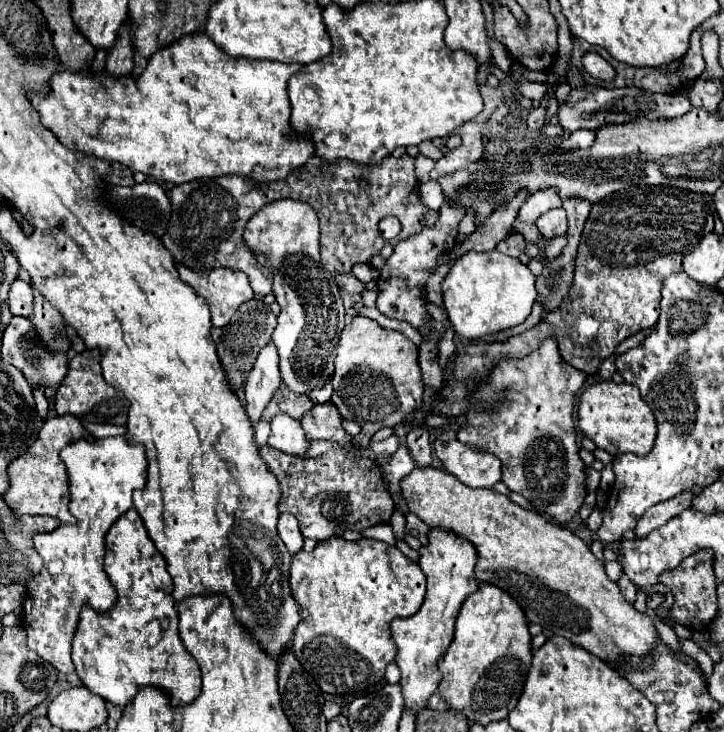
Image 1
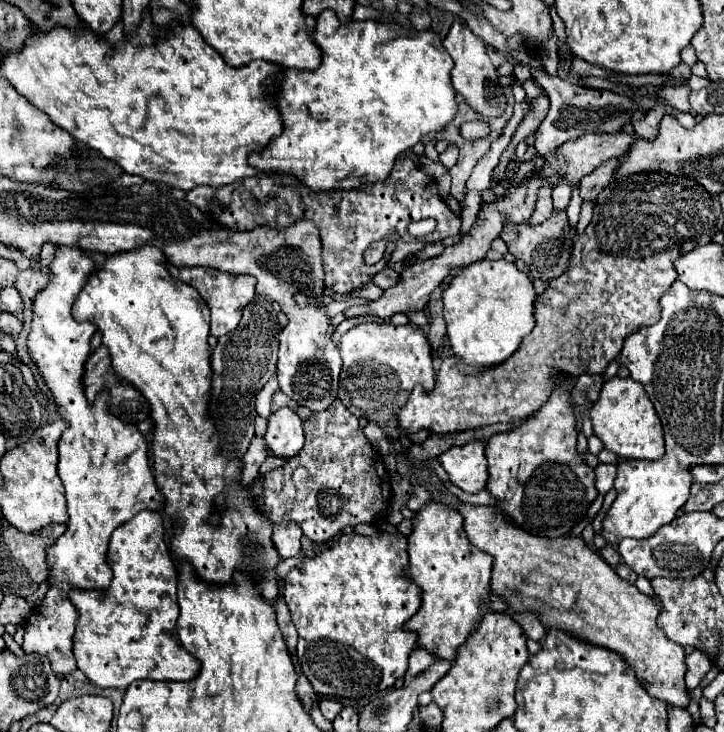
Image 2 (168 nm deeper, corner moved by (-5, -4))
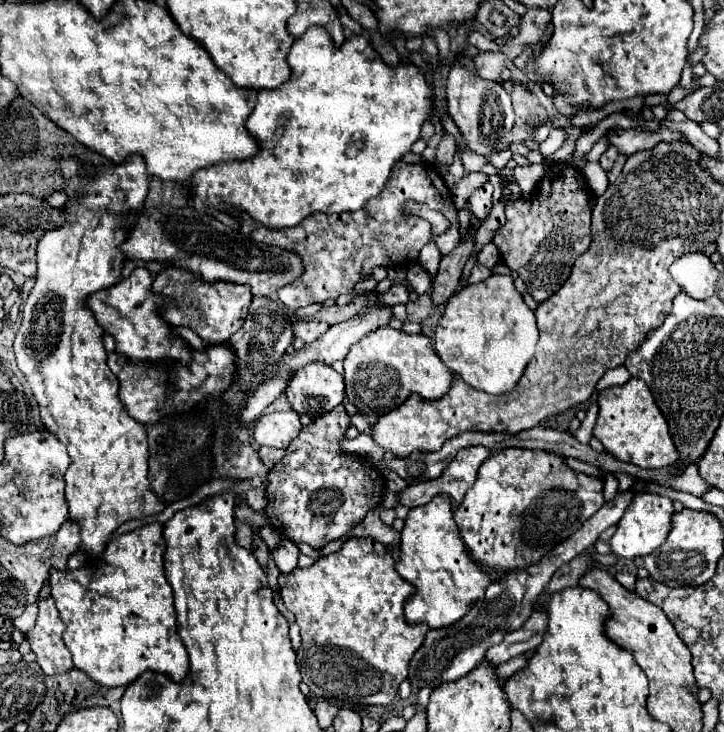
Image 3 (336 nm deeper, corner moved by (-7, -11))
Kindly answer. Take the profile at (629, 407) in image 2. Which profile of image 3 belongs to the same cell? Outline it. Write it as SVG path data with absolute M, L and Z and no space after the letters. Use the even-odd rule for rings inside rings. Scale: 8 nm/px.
M631 378L623 386L613 386L599 392L597 404L599 404L599 414L597 414L597 424L593 428L593 436L601 440L601 444L609 454L613 454L621 462L627 464L631 462L647 470L675 466L675 462L679 460L679 452L669 434L667 420L657 408L647 384L643 384L637 378Z

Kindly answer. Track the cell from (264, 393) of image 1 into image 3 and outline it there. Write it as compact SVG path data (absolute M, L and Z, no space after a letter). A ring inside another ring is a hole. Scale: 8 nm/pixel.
M251 488L247 492L247 504L249 508L253 508L255 512L263 512L265 506L267 506L267 498L265 498L265 492L261 488Z

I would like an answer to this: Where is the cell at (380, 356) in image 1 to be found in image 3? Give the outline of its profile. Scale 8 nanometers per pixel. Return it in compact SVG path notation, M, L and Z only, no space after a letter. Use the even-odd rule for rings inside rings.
M381 326L375 332L369 332L363 336L357 344L351 346L347 358L345 358L345 394L347 400L357 408L359 414L367 416L369 422L373 424L377 418L383 414L391 412L399 404L403 404L411 394L421 394L427 400L437 400L447 394L451 386L453 372L441 362L437 352L433 350L433 344L427 336L423 334L407 334L403 330L391 328L391 326Z

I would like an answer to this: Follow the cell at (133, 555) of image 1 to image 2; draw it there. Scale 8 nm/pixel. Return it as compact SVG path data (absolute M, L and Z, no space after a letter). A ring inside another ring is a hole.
M141 511L119 525L107 553L113 579L107 590L73 589L71 603L79 609L73 653L77 667L97 687L125 691L137 679L191 681L201 663L191 657L177 637L179 573L165 541L165 529L155 511Z

